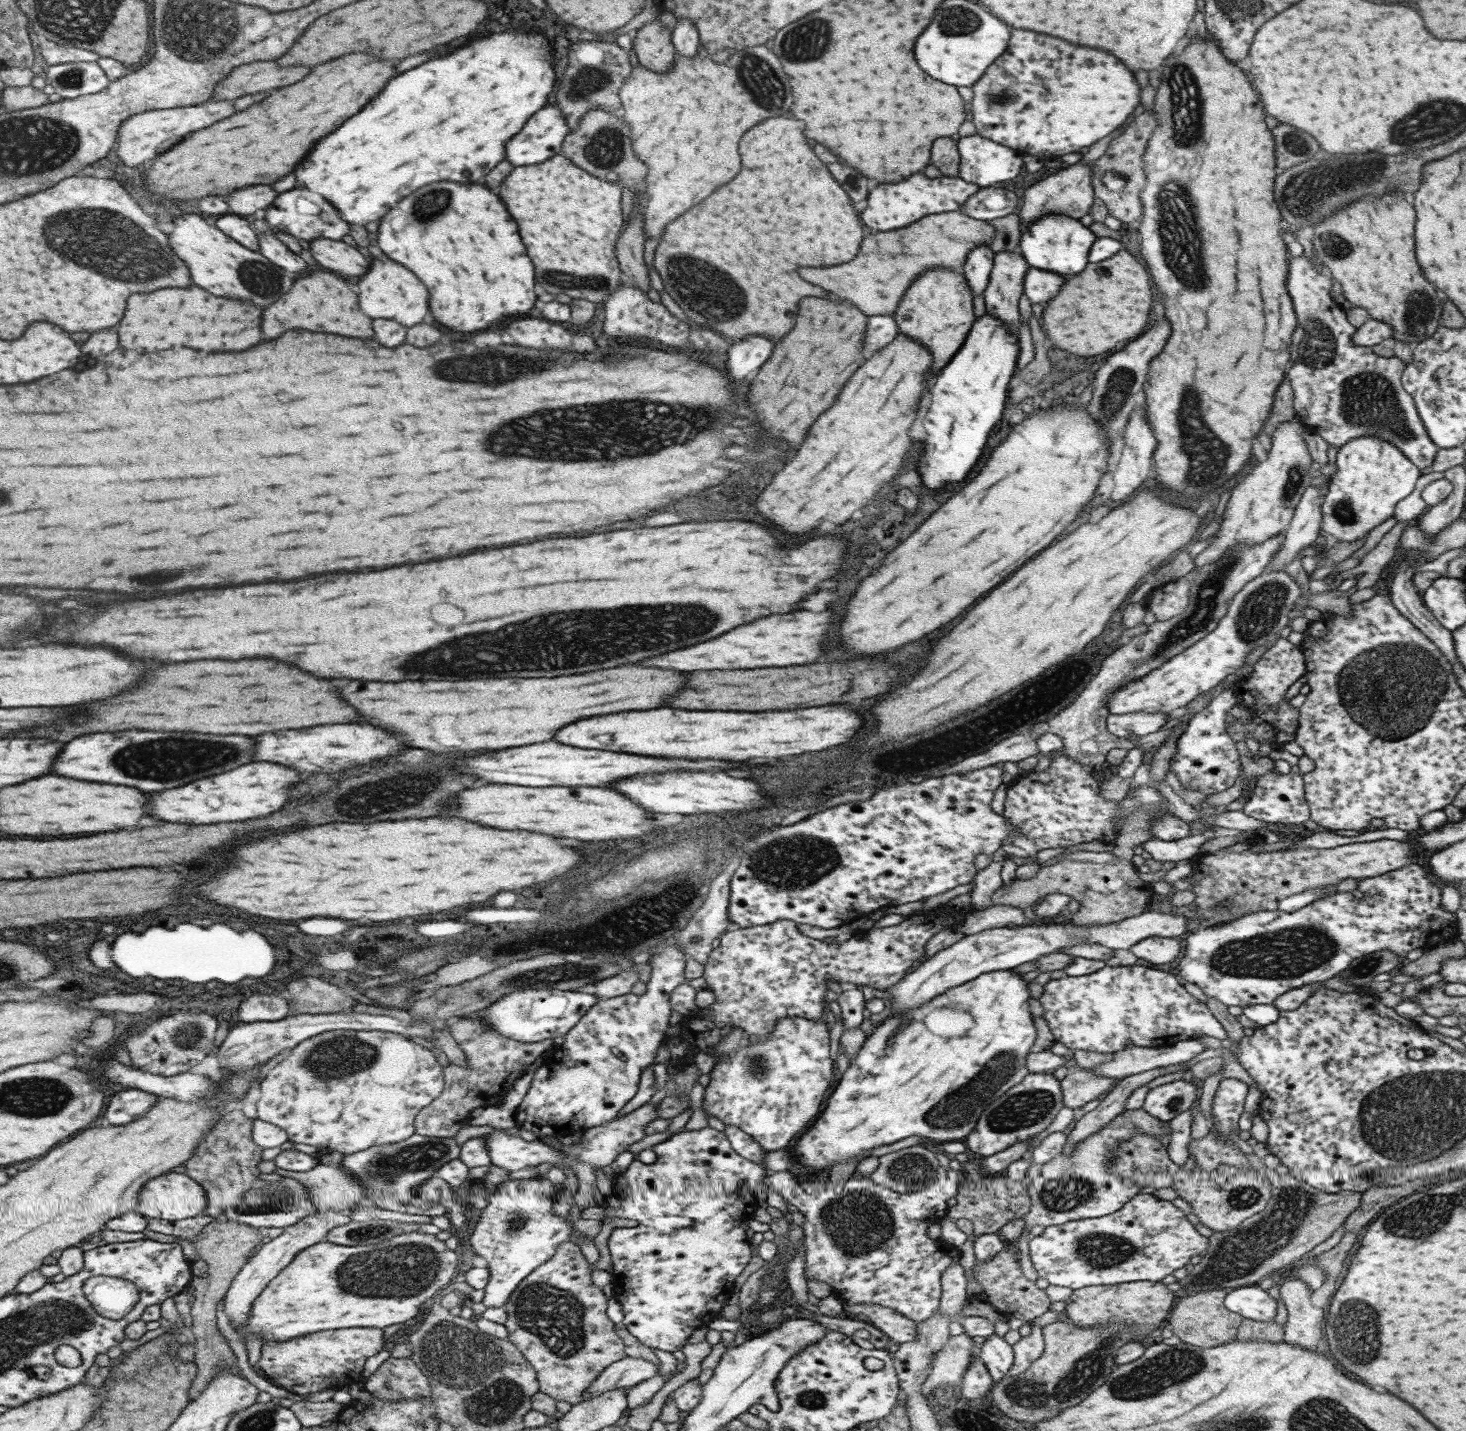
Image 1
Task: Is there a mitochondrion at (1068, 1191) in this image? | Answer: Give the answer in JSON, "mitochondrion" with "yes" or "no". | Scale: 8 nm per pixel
{"mitochondrion":"yes"}

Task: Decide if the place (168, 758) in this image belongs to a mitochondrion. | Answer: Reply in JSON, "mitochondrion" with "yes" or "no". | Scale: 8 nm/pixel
{"mitochondrion":"yes"}

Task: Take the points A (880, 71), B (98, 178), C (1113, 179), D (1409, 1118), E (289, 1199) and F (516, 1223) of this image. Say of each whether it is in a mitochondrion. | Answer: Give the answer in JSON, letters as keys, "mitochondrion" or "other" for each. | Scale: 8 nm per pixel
{"A":"other","B":"other","C":"mitochondrion","D":"mitochondrion","E":"mitochondrion","F":"mitochondrion"}

